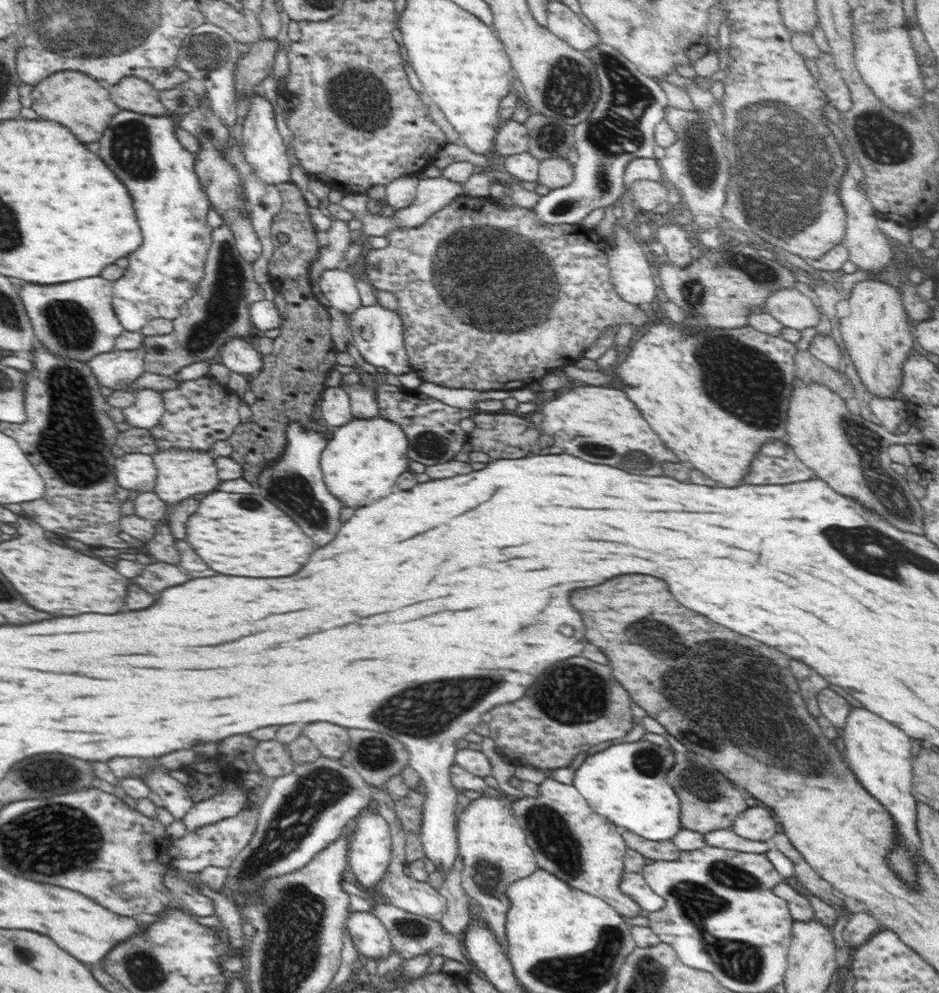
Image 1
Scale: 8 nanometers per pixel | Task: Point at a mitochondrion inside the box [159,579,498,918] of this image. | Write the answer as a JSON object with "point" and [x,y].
{"point":[322,787]}

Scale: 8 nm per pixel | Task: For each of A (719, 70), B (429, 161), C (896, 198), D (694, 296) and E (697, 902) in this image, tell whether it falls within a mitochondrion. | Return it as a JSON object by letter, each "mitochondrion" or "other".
{"A":"other","B":"other","C":"other","D":"mitochondrion","E":"mitochondrion"}

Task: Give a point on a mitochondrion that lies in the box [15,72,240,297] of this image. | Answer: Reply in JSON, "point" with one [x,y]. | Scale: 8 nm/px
{"point":[130,140]}

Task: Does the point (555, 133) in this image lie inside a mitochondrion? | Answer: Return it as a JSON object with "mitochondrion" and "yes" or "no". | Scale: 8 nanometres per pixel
{"mitochondrion":"yes"}

